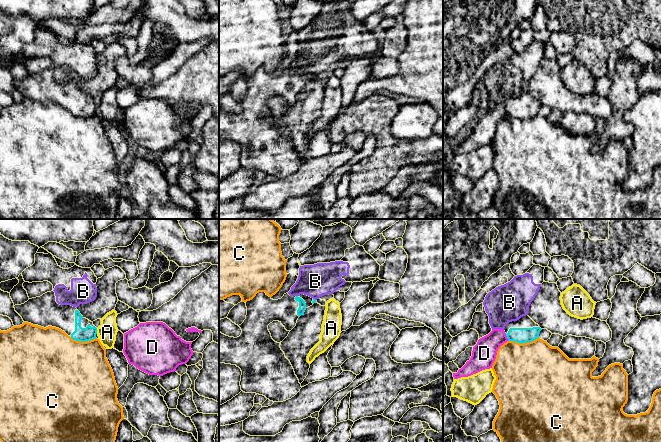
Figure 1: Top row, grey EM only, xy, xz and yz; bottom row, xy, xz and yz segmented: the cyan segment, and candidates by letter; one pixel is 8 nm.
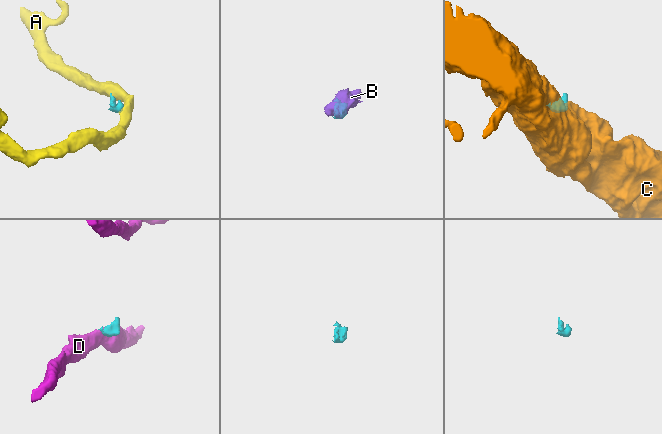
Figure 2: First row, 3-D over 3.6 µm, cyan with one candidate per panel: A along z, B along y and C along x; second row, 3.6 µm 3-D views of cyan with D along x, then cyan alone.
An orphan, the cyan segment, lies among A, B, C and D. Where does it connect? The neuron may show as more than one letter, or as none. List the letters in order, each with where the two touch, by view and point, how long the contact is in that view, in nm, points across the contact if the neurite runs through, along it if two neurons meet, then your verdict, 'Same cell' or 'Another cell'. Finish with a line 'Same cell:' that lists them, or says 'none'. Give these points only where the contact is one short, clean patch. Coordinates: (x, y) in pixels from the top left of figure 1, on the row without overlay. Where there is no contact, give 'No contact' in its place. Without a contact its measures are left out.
A: Touches cyan at xy (96, 107). Shared border 50 nm. Boundary: xy (96, 104), (97, 109). Another cell
B: Touches cyan at xz (314, 75). Shared border 30 nm. Boundary: xz (313, 74), (315, 76). Another cell
C: Touches cyan at yz (523, 118). Shared border 240 nm. Boundary: yz (538, 112), (531, 117), (522, 119), (509, 117). Another cell
D: Touches cyan at yz (507, 113). Shared border 70 nm. Boundary: yz (505, 110), (509, 116). Another cell
Same cell: none

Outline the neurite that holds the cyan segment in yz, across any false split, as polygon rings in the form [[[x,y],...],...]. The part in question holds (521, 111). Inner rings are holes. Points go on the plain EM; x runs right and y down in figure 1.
[[[528,91],[506,100],[504,107],[509,117],[527,119],[536,116],[542,105]]]

